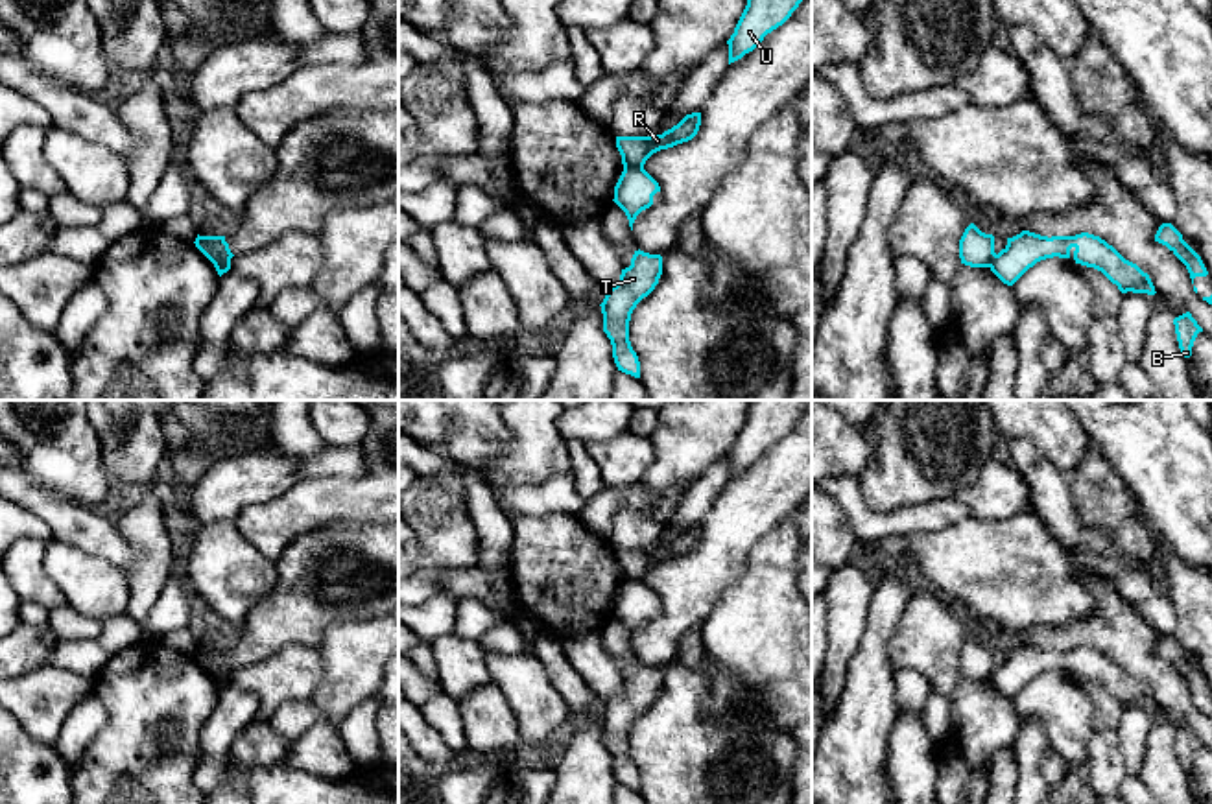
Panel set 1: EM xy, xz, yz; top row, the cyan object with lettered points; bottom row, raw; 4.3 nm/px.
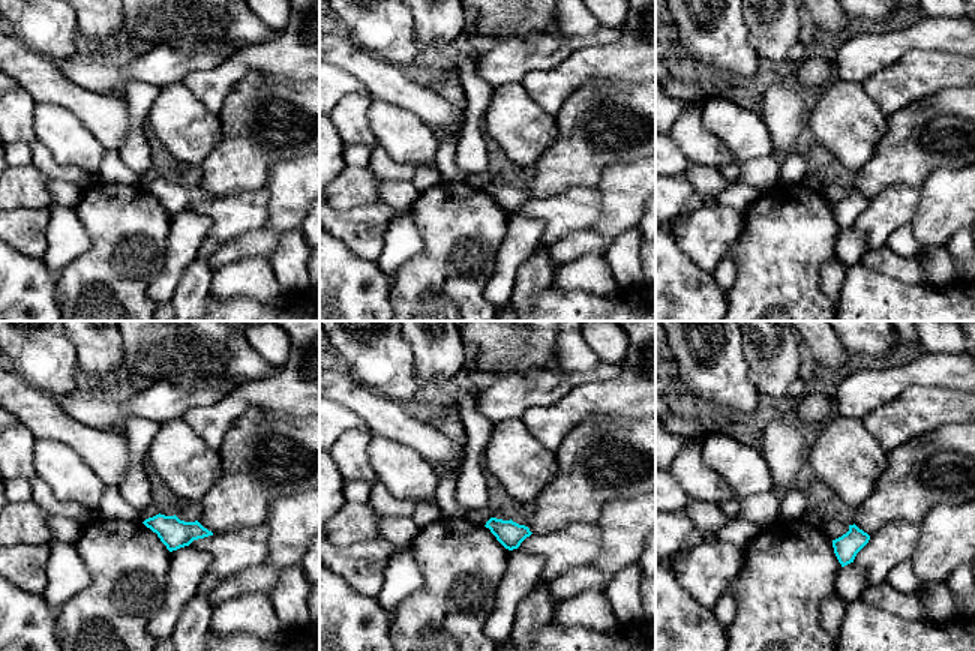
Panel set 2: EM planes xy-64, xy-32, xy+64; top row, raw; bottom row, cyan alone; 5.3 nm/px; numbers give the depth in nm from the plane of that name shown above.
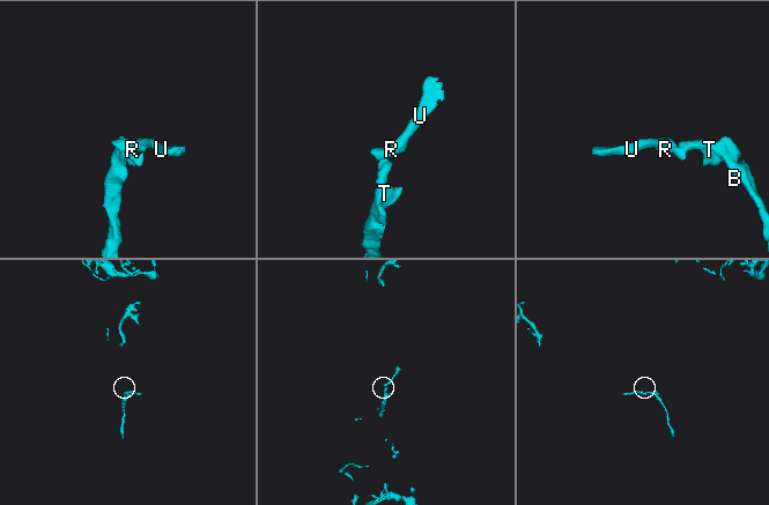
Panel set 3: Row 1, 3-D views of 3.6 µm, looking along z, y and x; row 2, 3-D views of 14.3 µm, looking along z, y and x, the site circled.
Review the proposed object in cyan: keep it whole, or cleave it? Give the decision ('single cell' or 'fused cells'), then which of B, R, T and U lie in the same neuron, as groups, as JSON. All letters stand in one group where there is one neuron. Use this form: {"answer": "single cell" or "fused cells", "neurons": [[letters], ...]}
{"answer": "fused cells", "neurons": [["B", "T"], ["R", "U"]]}

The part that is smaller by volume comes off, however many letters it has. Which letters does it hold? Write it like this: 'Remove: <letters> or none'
Remove: B, T

